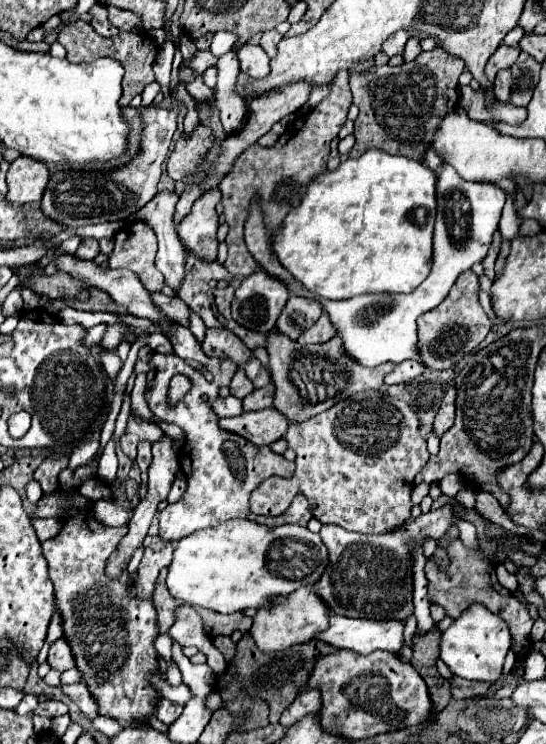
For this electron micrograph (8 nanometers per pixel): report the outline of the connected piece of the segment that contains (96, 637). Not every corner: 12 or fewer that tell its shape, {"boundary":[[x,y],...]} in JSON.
{"boundary":[[70,511],[42,543],[64,637],[100,715],[160,699],[152,601],[106,559],[128,527]]}

